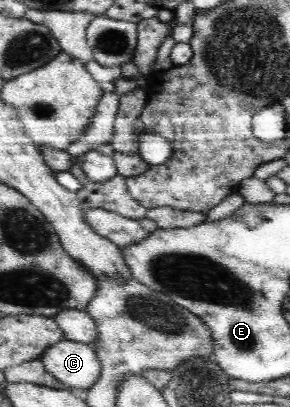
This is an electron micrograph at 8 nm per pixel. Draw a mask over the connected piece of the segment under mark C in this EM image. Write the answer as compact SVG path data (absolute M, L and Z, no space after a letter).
M64 339L45 352L39 360L53 377L66 387L89 389L99 380L102 364L92 344Z

